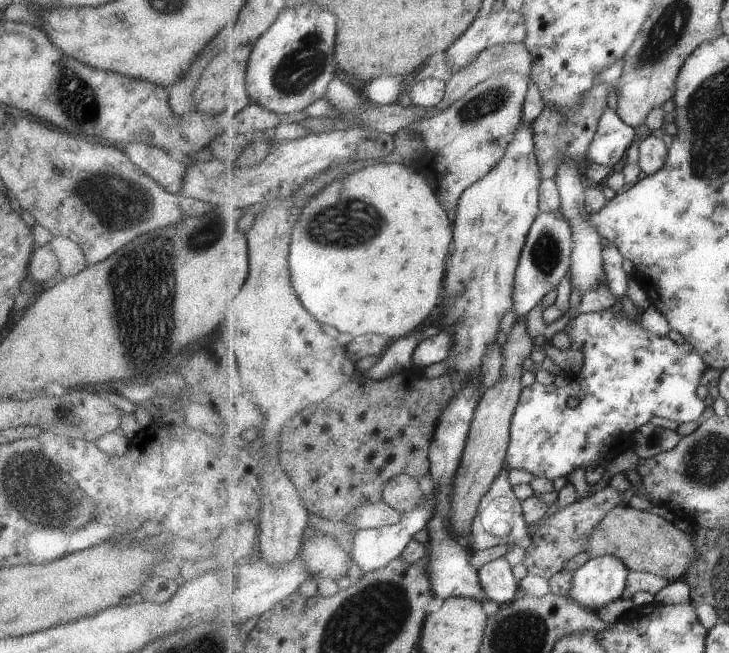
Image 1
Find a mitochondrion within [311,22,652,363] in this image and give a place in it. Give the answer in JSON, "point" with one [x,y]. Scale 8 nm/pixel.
{"point":[496,97]}

